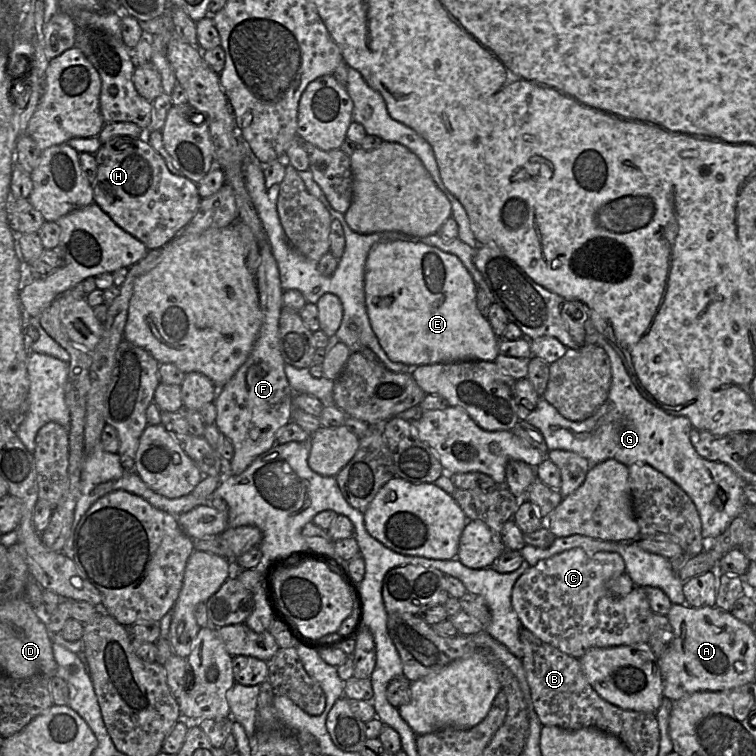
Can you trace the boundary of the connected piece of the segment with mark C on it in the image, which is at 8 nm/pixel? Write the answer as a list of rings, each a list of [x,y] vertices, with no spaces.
[[[572,548],[540,560],[524,572],[512,588],[512,606],[523,628],[531,631],[543,642],[577,659],[593,647],[606,648],[648,643],[650,617],[652,618],[653,611],[644,588],[635,586],[621,599],[613,599],[606,590],[606,582],[624,572],[625,563],[618,553],[606,551],[589,553],[582,548]]]

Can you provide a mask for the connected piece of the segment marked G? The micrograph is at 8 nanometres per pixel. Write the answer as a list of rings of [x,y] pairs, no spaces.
[[[592,323],[592,330],[585,335],[586,344],[595,344],[602,347],[607,353],[612,371],[612,381],[606,401],[589,418],[583,421],[571,421],[564,418],[558,410],[544,398],[539,397],[536,408],[525,420],[542,433],[549,450],[567,450],[586,458],[592,465],[607,459],[615,459],[630,466],[635,463],[645,463],[663,473],[682,488],[694,503],[701,521],[701,536],[704,549],[706,542],[718,537],[728,525],[745,509],[747,502],[744,497],[744,487],[747,484],[729,466],[701,457],[690,441],[690,432],[693,428],[690,420],[685,416],[670,415],[657,408],[639,392],[633,383],[623,361],[612,345],[601,335]]]

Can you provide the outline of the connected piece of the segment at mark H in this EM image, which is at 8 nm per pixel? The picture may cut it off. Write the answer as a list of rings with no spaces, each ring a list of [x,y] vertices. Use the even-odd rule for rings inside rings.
[[[130,136],[116,137],[102,144],[95,157],[94,202],[149,250],[166,245],[196,214],[202,199],[198,184],[184,175],[171,173],[163,157],[149,142]]]

